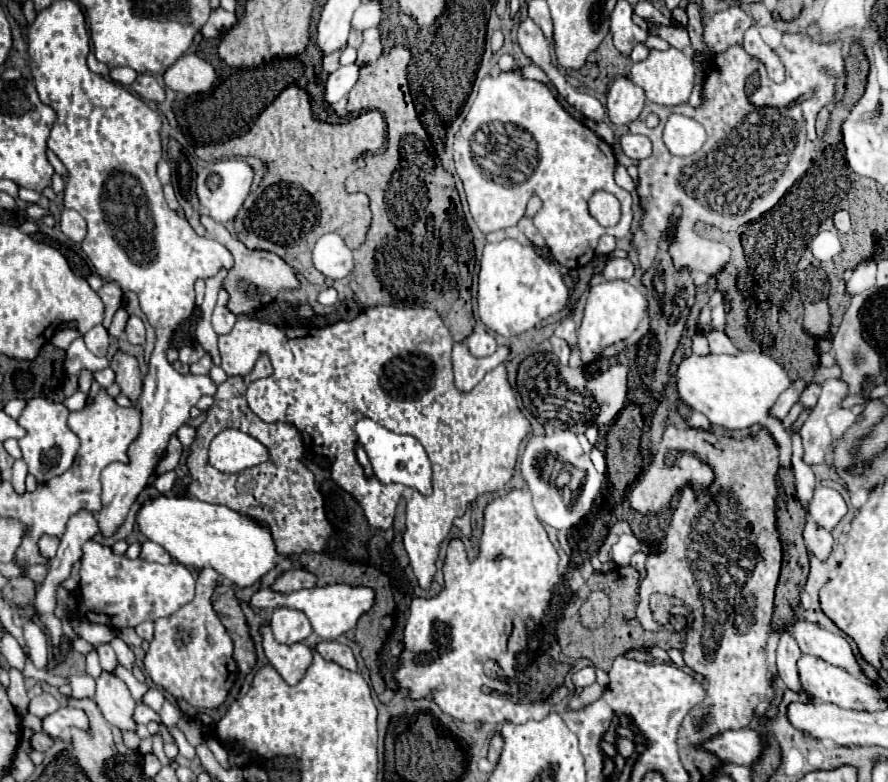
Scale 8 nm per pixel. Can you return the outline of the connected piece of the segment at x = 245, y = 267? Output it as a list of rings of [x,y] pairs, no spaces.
[[[207,214],[201,216],[201,224],[205,226],[209,238],[217,240],[219,244],[223,244],[233,254],[233,258],[235,258],[233,268],[229,270],[227,278],[223,280],[223,286],[229,292],[229,304],[227,306],[229,306],[231,312],[235,312],[235,314],[253,314],[257,308],[261,308],[261,306],[269,304],[271,300],[275,300],[277,294],[283,288],[297,288],[299,286],[299,280],[297,280],[293,268],[287,266],[277,254],[245,248],[245,244],[239,242],[237,238],[233,238],[223,224],[215,222]]]

